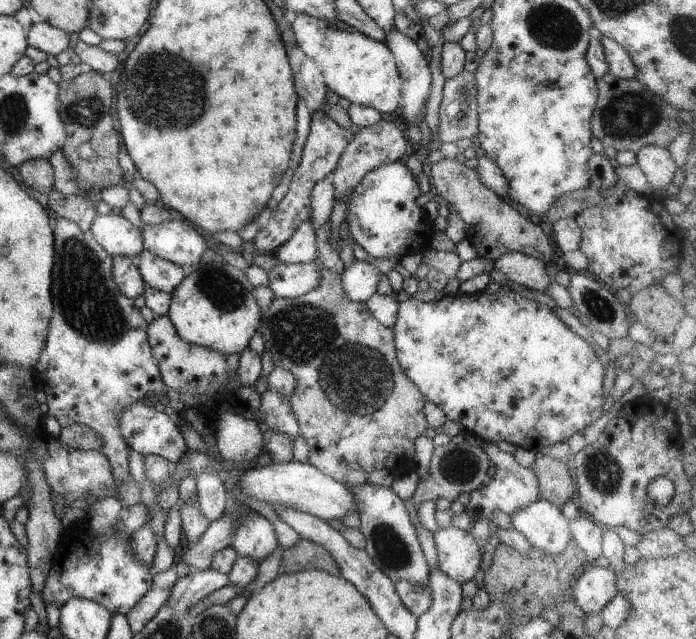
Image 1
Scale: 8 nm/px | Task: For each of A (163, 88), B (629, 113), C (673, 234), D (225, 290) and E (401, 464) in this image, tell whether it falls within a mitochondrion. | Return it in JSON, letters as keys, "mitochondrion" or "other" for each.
{"A":"mitochondrion","B":"mitochondrion","C":"other","D":"mitochondrion","E":"other"}

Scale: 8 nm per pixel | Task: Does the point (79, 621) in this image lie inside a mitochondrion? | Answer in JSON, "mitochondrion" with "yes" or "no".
{"mitochondrion":"no"}

